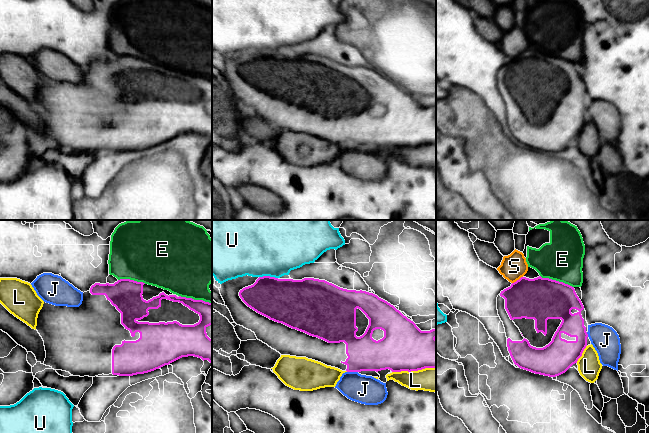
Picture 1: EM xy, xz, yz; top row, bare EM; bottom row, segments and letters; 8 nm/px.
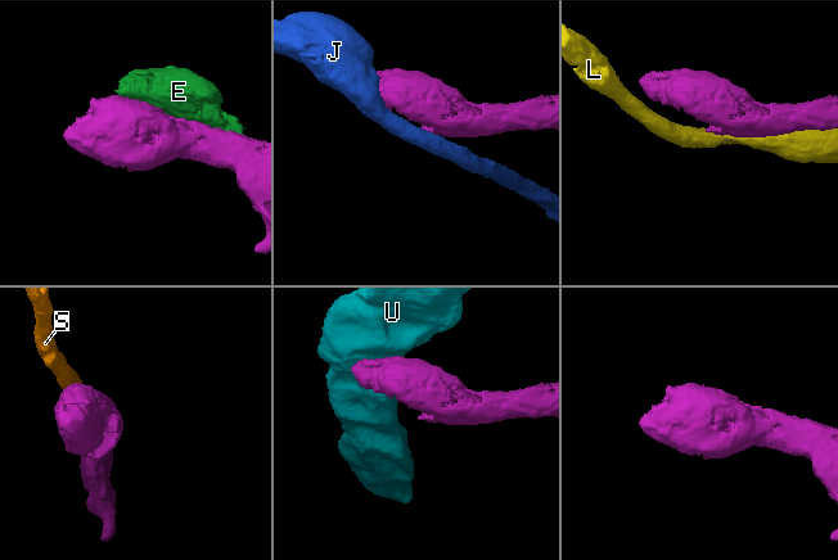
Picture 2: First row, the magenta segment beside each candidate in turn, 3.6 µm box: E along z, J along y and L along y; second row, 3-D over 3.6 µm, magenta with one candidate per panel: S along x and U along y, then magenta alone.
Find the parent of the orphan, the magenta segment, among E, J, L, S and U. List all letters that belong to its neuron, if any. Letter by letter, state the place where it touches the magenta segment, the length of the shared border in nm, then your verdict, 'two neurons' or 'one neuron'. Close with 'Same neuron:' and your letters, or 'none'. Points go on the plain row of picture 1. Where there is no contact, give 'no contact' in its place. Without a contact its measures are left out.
E: yz (557, 57) | 280 nm | two neurons
J: xz (352, 147) | 90 nm | two neurons
L: xz (413, 146) | 360 nm | two neurons
S: yz (517, 56) | 110 nm | two neurons
U: xz (268, 52) | 150 nm | two neurons
Same neuron: none

